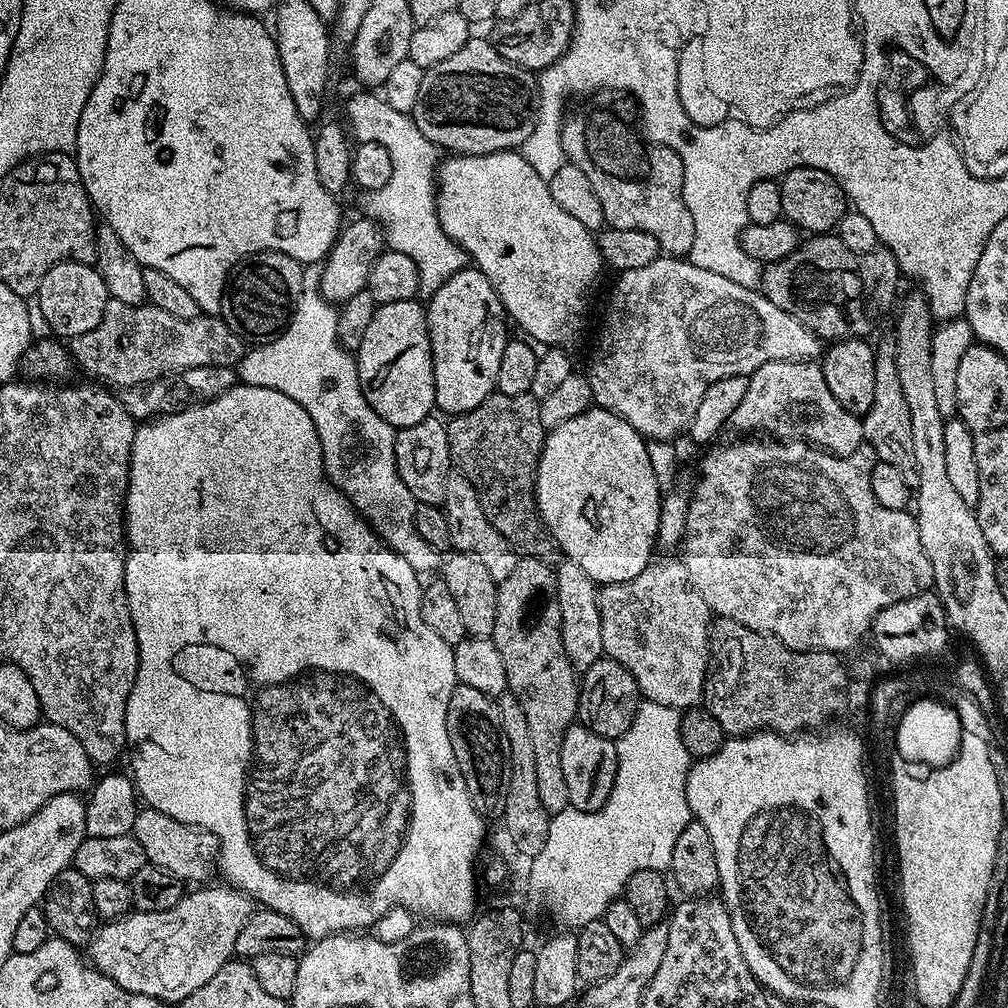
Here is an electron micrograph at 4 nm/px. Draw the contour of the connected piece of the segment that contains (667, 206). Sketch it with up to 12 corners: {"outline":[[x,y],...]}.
{"outline":[[605,90],[560,126],[605,225],[687,257],[682,158],[649,142],[628,93]]}

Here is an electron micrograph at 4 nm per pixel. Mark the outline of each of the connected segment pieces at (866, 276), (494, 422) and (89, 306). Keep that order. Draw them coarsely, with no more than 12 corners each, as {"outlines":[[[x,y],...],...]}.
{"outlines":[[[812,234],[759,291],[824,342],[871,337],[902,273]],[[495,391],[447,426],[517,557],[555,561],[536,505],[540,401]],[[64,260],[34,304],[57,337],[102,322],[109,299],[92,264]]]}

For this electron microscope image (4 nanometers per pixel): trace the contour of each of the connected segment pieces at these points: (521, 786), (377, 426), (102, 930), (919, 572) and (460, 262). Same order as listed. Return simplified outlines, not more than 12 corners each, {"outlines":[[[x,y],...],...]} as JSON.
{"outlines":[[[512,692],[495,697],[512,773],[502,825],[531,858],[550,814],[538,799],[534,745]],[[320,268],[242,384],[314,418],[324,472],[418,574],[439,565]],[[185,891],[101,923],[92,967],[185,1000],[233,959],[251,896]],[[712,446],[682,559],[709,613],[845,654],[933,587],[874,453]],[[359,90],[344,112],[394,170],[360,208],[391,251],[443,286],[465,267],[440,244],[438,149],[409,113]]]}

